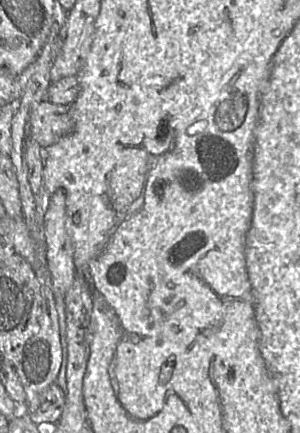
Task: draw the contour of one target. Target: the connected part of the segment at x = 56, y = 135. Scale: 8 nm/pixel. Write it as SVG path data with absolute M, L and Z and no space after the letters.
M44 100L30 114L30 137L46 148L74 129L70 105L58 105Z

